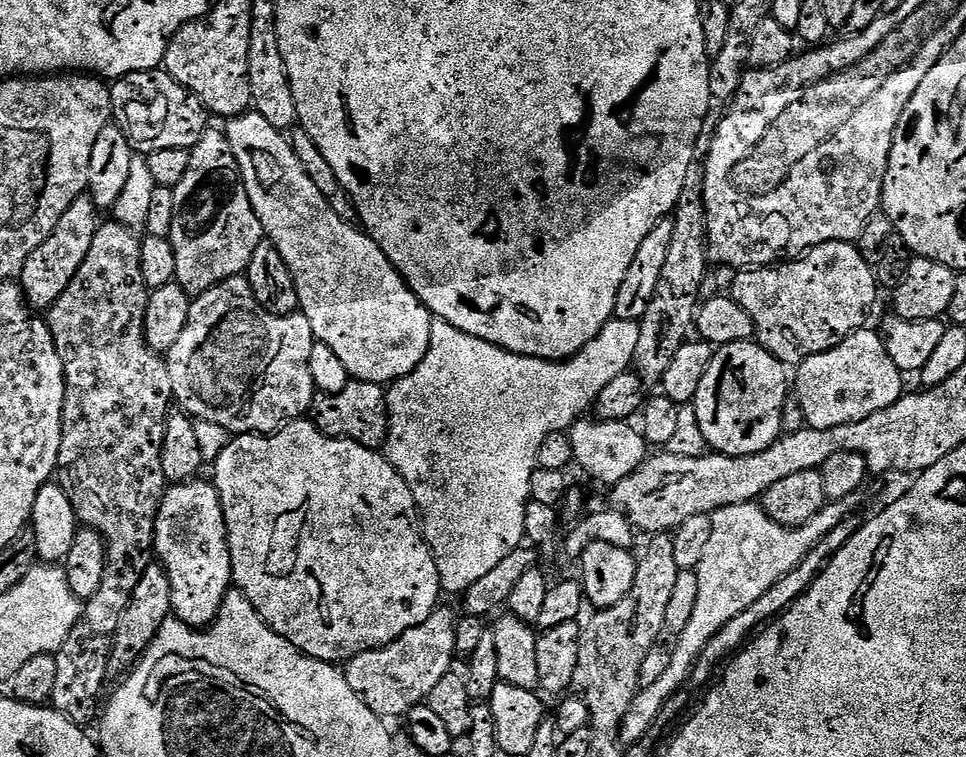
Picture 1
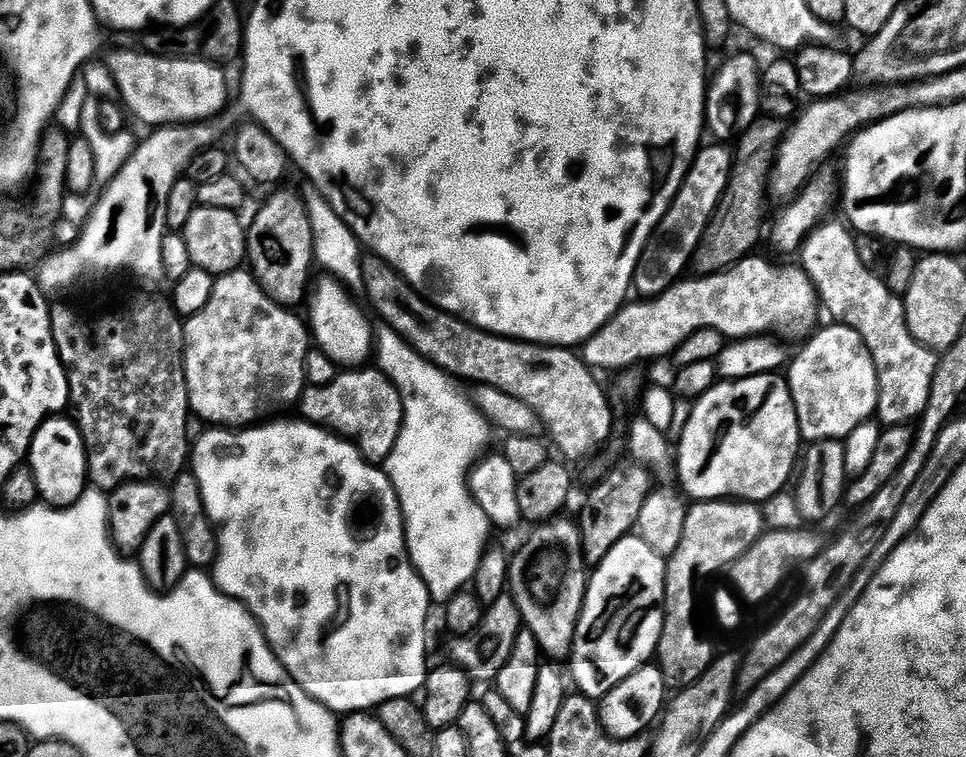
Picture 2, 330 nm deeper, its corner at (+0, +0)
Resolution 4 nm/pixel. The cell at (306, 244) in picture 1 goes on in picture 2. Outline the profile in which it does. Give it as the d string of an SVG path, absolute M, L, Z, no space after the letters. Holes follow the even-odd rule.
M327 274L321 277L317 284L315 281L306 300L306 324L315 347L324 352L337 366L367 365L374 352L373 325L368 325L368 320L360 313L359 306L348 297L350 292L345 285Z

